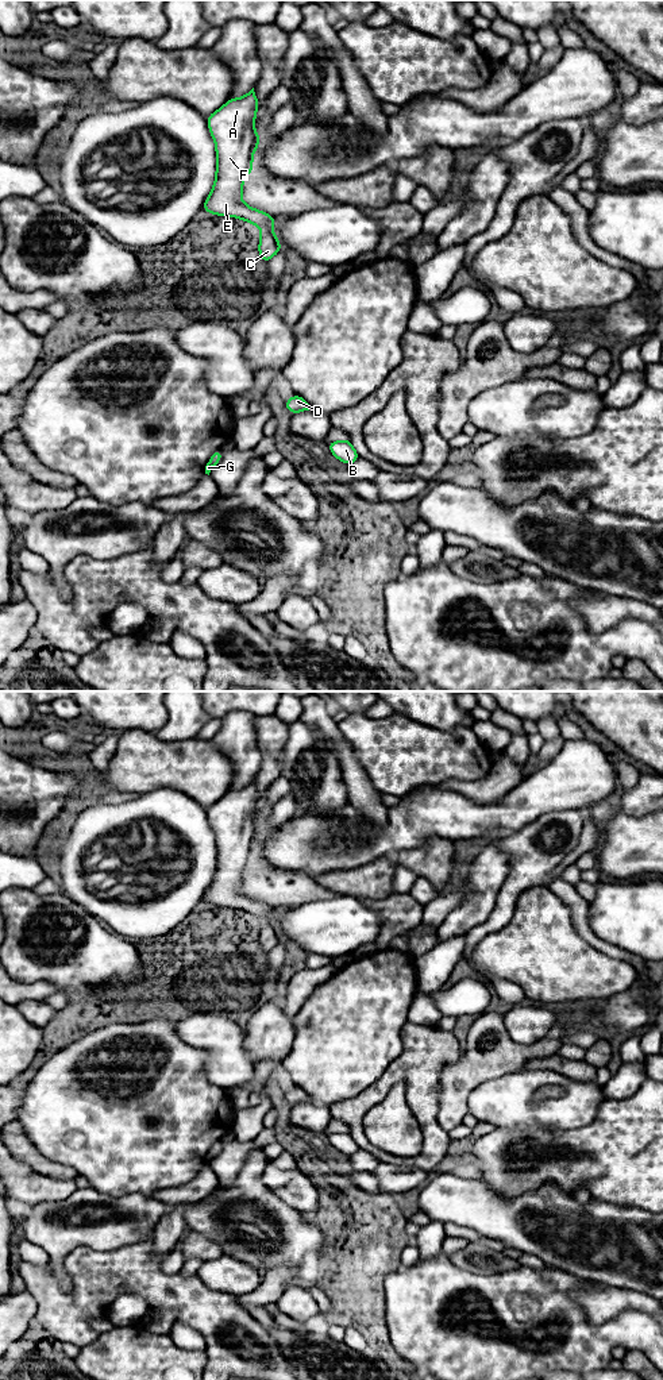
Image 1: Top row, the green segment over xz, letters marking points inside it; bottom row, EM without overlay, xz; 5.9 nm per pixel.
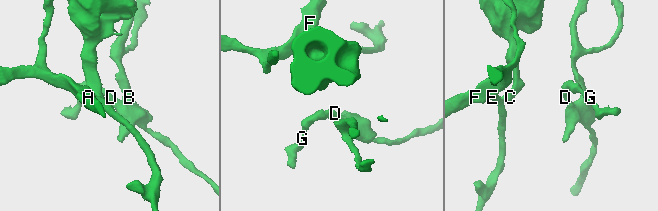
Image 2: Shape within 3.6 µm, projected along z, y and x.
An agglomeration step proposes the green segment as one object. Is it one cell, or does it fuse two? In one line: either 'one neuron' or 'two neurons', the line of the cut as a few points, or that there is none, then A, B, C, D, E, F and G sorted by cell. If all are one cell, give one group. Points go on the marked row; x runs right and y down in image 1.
two neurons; cut in xz along (263, 227), (269, 228); A E F / B C D G

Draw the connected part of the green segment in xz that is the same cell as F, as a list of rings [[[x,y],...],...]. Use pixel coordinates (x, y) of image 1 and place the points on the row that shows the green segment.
[[[253,88],[246,96],[230,99],[207,116],[216,146],[216,178],[203,211],[273,228],[275,224],[273,216],[242,201],[243,181],[254,170],[253,155],[261,142],[261,136],[254,130],[258,107]]]

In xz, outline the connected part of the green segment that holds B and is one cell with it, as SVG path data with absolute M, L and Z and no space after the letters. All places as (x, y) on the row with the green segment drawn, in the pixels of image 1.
M348 439L331 442L328 443L328 448L344 465L351 465L361 458Z

